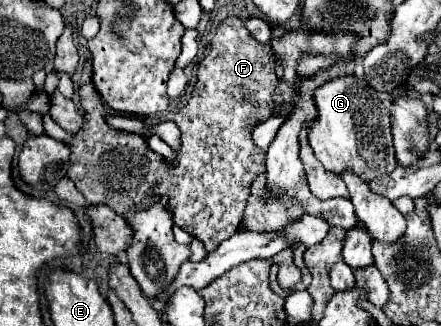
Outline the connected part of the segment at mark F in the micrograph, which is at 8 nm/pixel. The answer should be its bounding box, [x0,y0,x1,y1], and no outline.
[68,17,278,251]

